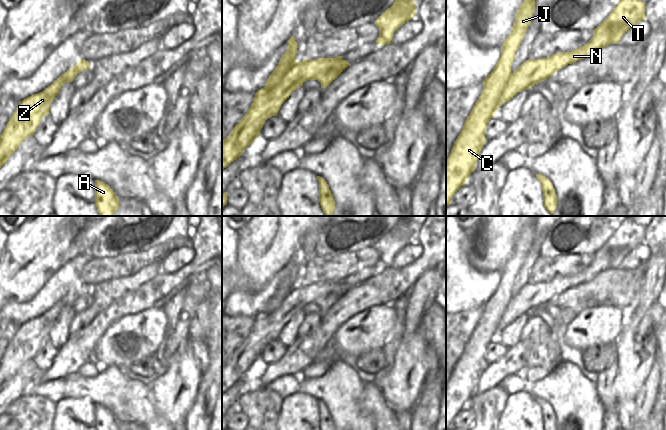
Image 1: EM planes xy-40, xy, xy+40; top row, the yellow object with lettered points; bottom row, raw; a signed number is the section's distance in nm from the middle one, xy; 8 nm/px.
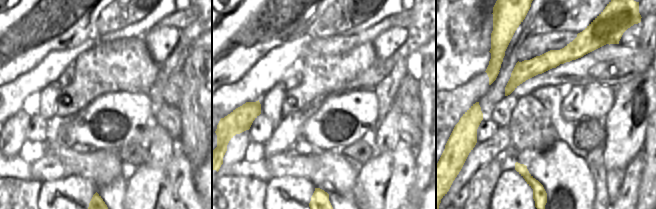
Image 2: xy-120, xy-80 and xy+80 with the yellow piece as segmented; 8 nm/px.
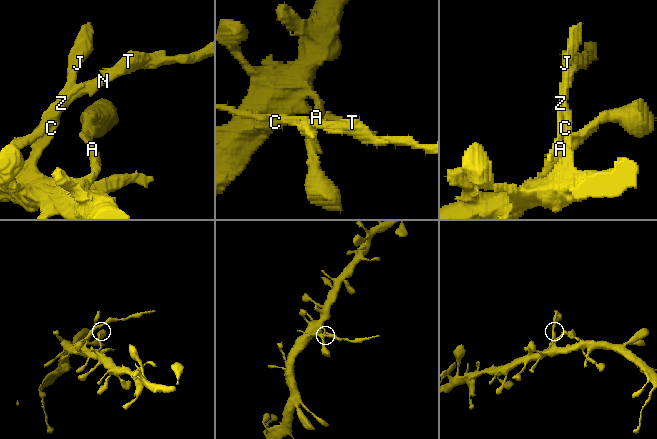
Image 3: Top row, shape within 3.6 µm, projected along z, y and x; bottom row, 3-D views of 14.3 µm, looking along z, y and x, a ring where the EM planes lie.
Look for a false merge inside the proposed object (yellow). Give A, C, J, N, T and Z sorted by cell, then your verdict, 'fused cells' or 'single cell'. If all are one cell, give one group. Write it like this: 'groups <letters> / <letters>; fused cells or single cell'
groups A C J / N T Z; fused cells

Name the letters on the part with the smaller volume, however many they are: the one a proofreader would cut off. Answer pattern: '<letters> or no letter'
N, T, Z

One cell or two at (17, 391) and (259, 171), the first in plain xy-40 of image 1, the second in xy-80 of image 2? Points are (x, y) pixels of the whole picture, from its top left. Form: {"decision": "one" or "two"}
{"decision": "two"}

